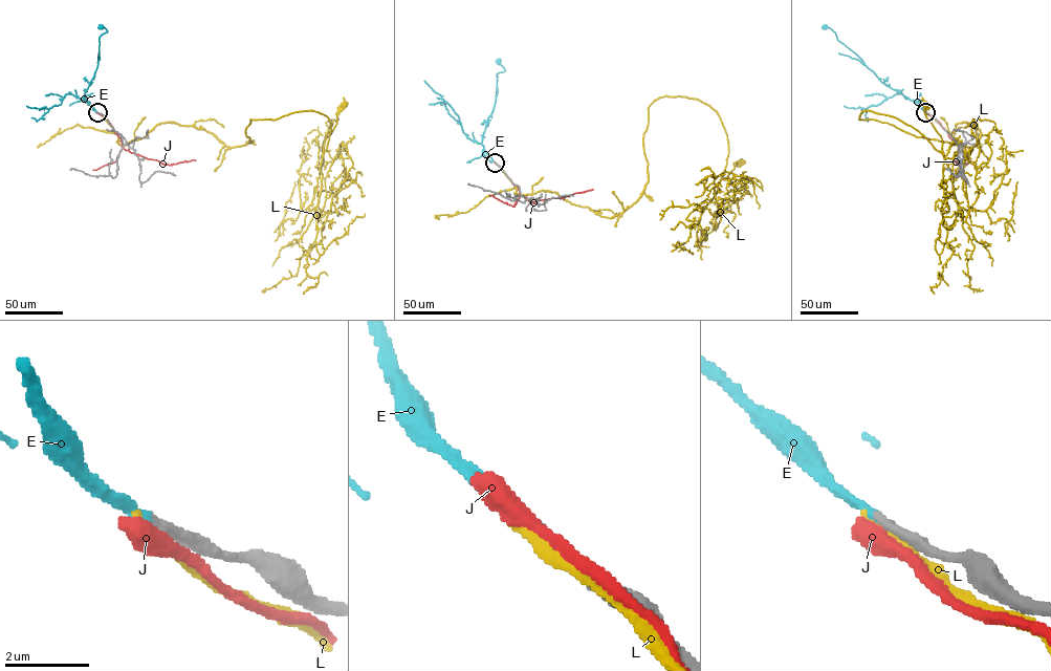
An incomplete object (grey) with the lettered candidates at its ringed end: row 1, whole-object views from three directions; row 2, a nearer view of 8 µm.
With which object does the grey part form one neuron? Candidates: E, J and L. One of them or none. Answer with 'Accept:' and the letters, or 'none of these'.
Accept: E

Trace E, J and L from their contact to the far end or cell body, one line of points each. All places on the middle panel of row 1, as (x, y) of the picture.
E: (495, 163), (481, 143), (496, 102), (497, 73), (504, 70), (498, 62)
J: (496, 164), (518, 187), (520, 194), (529, 201), (593, 189)
L: (496, 163), (518, 194), (613, 217), (648, 180), (648, 107), (665, 95), (718, 115), (720, 180), (741, 161)

